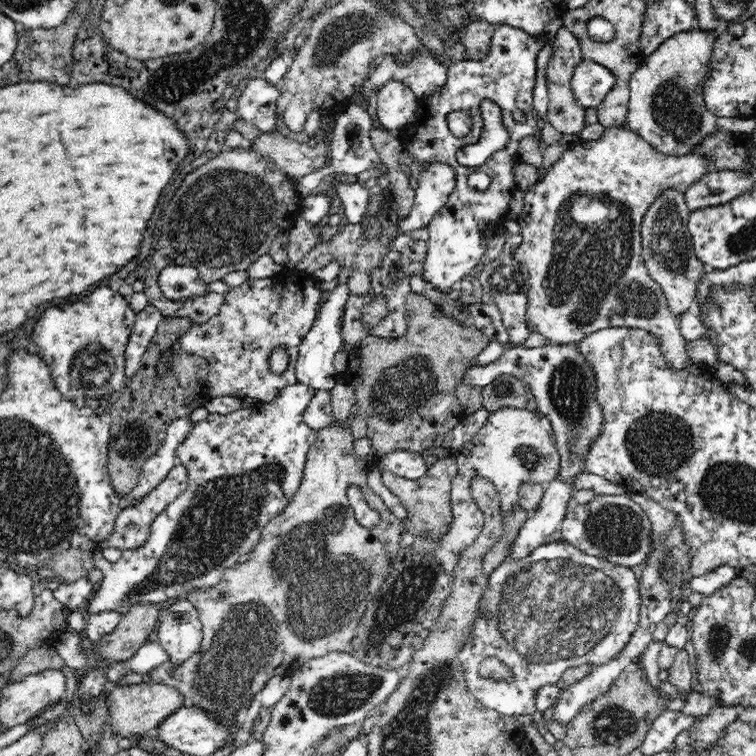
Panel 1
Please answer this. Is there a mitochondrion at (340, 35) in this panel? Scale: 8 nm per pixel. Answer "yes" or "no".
yes

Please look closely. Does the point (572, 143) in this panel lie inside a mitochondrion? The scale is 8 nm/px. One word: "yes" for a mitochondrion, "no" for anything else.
no

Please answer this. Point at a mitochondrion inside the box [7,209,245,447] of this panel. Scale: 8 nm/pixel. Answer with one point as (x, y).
(92, 367)

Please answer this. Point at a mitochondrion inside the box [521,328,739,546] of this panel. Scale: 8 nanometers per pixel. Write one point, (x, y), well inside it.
(658, 444)

